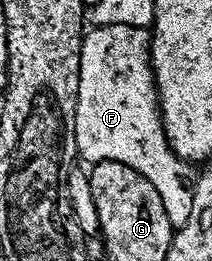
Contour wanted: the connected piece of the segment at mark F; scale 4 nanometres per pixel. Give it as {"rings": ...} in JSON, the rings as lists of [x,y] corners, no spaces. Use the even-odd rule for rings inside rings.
{"rings":[[[123,23],[91,26],[82,37],[80,53],[80,89],[76,101],[76,145],[78,155],[93,165],[104,161],[120,161],[132,169],[136,169],[152,185],[156,185],[156,193],[164,201],[164,209],[168,213],[168,221],[175,229],[186,224],[192,213],[191,164],[177,155],[170,146],[166,132],[162,126],[162,112],[158,106],[158,88],[154,84],[154,69],[150,61],[151,32],[144,27],[133,27]]]}

